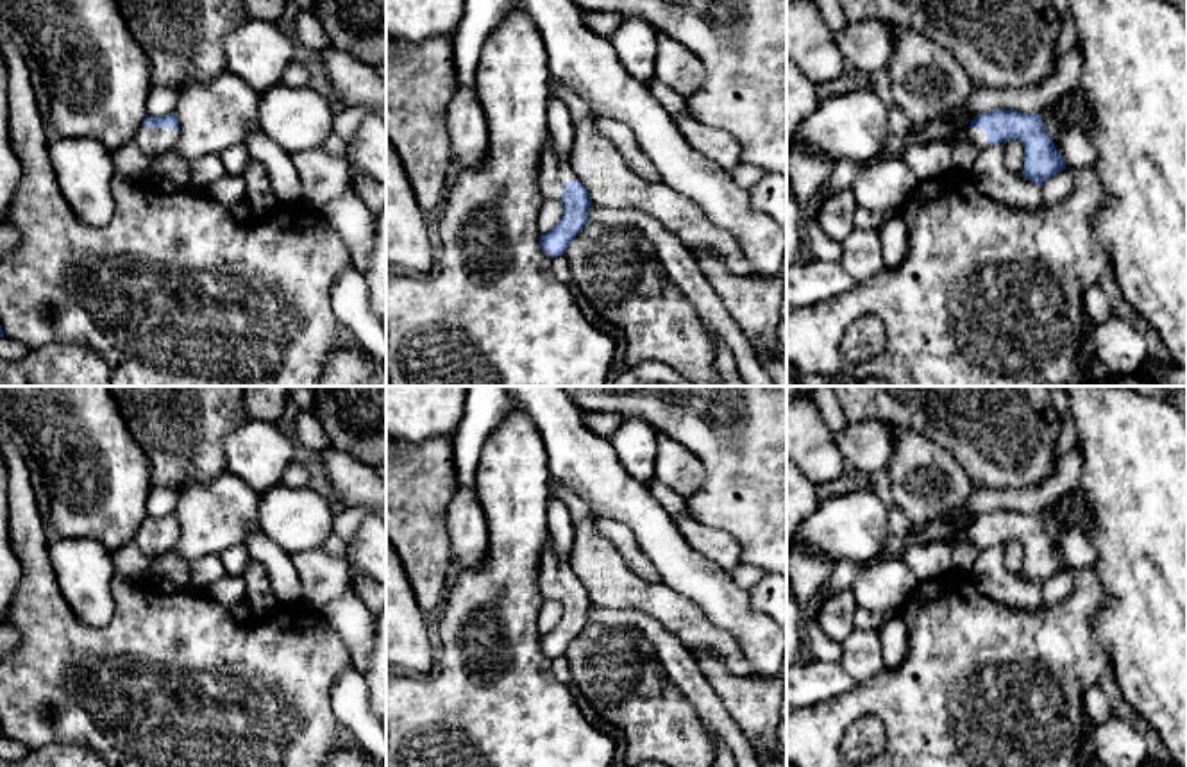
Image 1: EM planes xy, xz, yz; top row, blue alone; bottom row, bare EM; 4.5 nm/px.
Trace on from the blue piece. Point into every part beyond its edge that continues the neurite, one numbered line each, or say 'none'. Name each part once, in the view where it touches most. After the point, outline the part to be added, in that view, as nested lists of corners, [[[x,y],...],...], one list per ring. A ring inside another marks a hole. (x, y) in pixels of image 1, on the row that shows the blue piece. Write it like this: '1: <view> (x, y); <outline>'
1: xy (151, 140); [[[139,127],[134,139],[148,156],[154,156],[170,150],[179,139],[179,131]]]

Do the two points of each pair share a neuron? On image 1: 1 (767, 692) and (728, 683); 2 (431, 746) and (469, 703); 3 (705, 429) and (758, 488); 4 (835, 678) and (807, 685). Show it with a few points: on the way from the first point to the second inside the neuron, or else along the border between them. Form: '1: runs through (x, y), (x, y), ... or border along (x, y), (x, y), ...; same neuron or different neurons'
1: runs through (758, 692), (737, 692); same neuron
2: runs through (442, 735), (463, 714); same neuron
3: runs through (719, 444), (749, 474); same neuron
4: runs through (828, 680), (814, 682); same neuron

